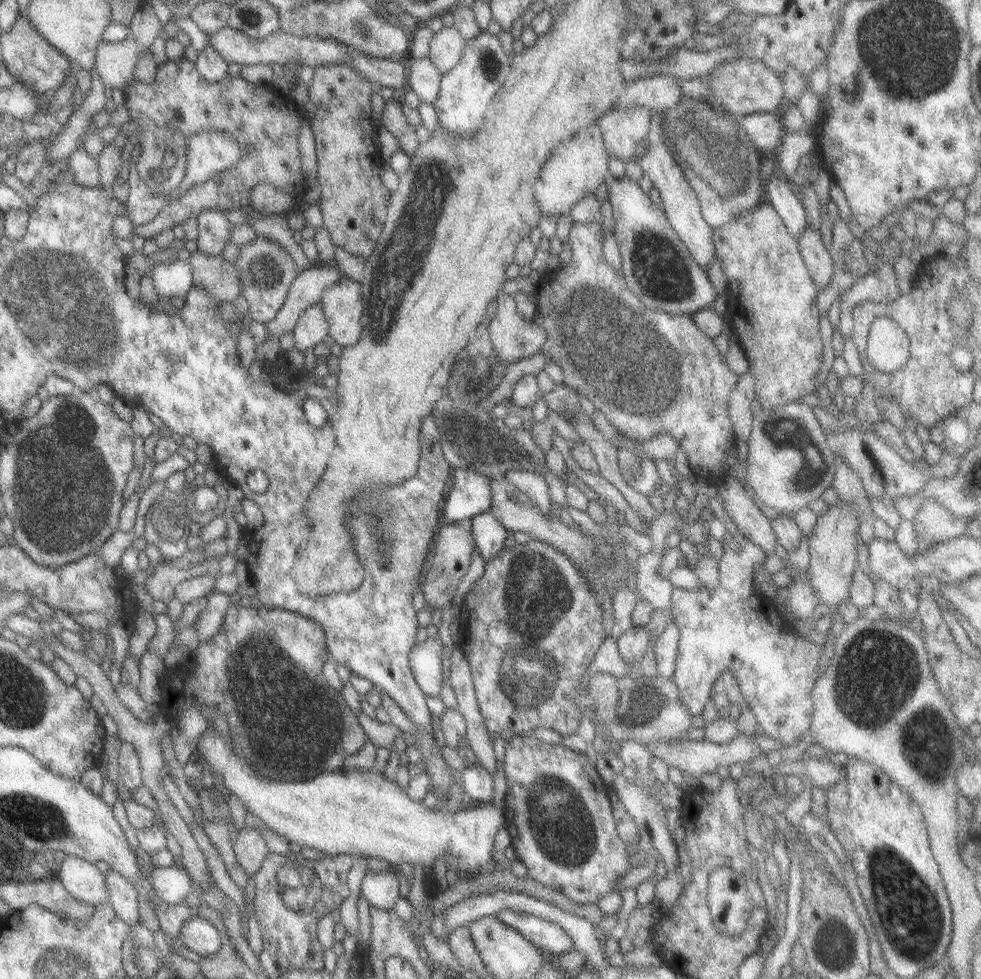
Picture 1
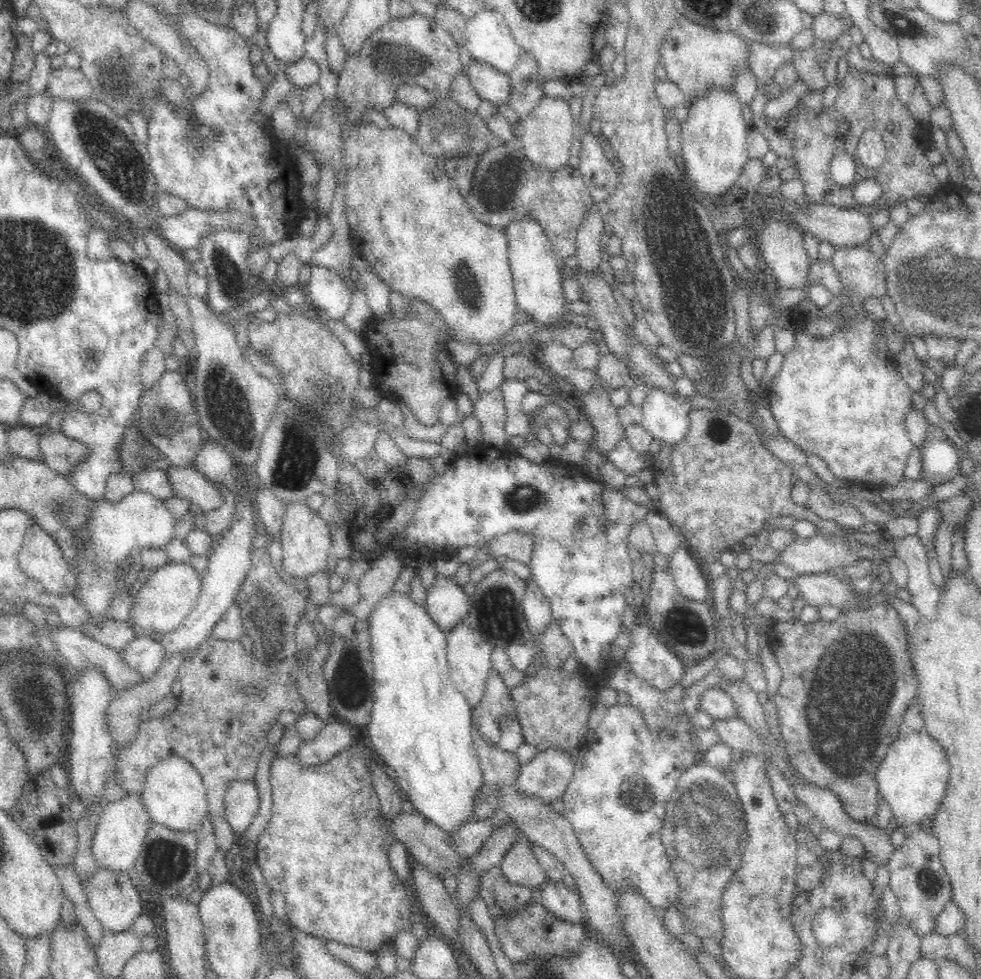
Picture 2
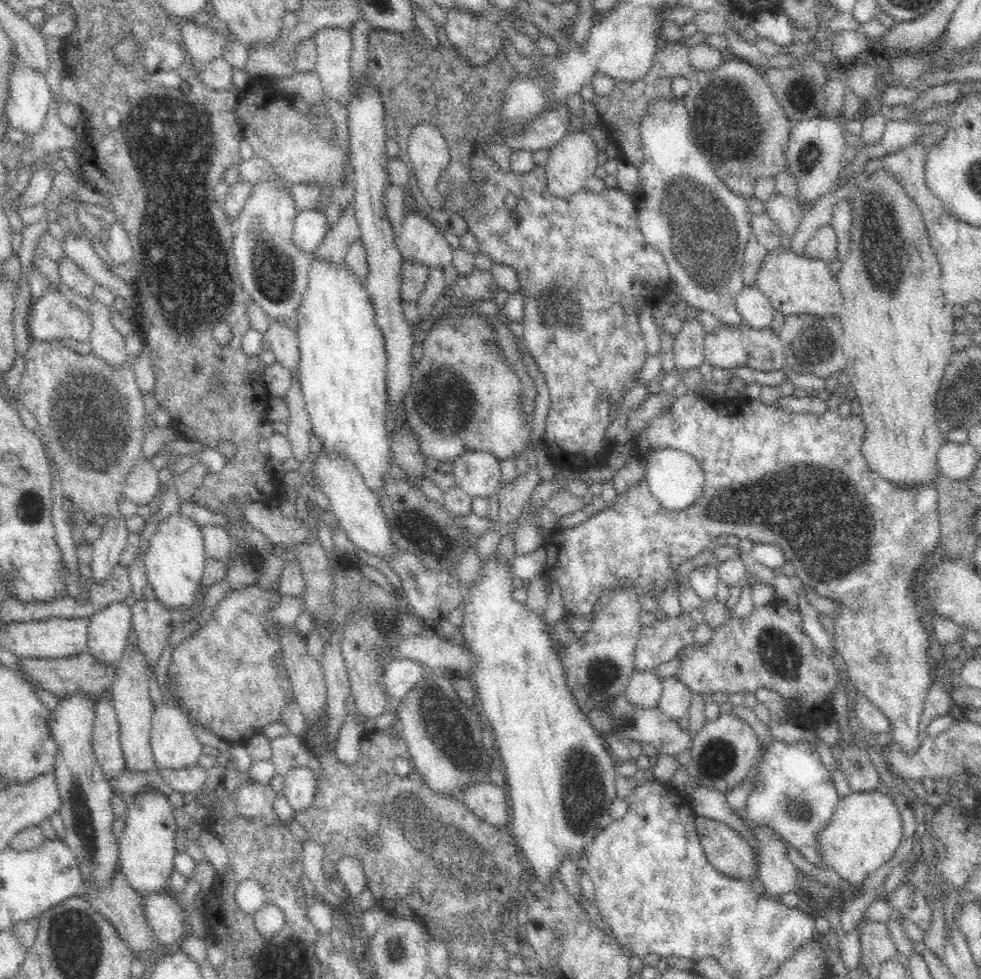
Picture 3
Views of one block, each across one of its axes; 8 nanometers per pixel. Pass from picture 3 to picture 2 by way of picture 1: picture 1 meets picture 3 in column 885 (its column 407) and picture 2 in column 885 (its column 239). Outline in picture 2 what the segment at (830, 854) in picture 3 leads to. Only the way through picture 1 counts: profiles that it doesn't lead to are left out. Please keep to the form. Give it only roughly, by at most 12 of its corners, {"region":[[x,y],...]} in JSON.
{"region":[[925,730],[892,742],[876,780],[908,832],[937,811],[949,766]]}

